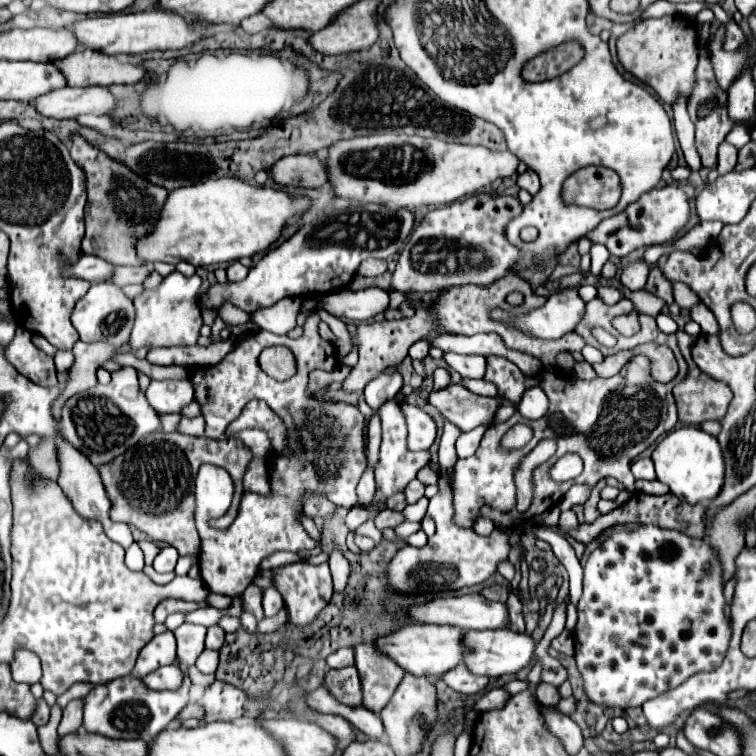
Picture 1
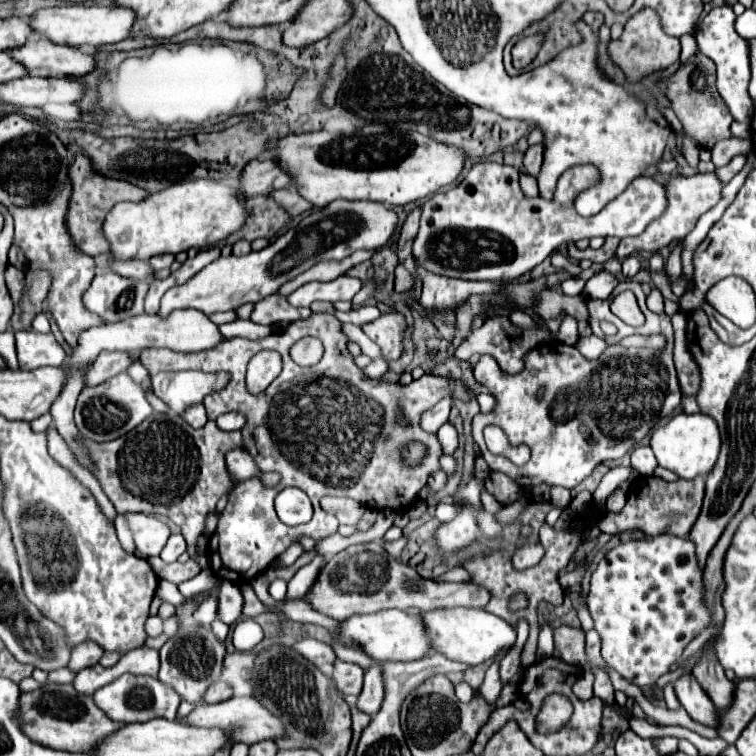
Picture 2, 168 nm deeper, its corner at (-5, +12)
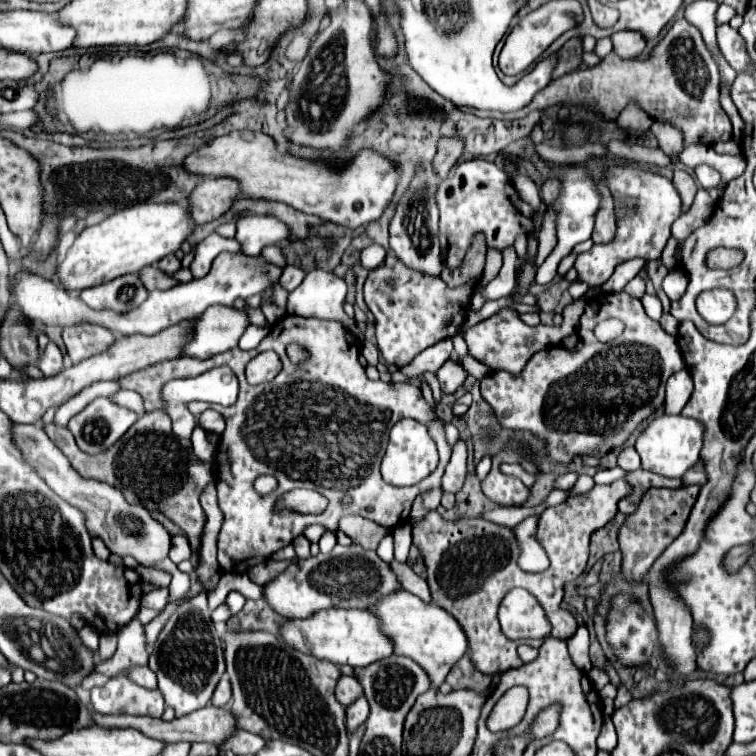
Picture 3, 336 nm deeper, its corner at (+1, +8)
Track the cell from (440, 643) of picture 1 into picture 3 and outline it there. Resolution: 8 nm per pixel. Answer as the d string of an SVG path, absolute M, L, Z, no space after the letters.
M329 608L323 612L315 612L315 616L307 620L283 620L279 634L283 642L291 644L291 648L303 654L335 664L351 664L355 668L373 664L393 654L391 640L379 630L379 620L367 610L357 608Z

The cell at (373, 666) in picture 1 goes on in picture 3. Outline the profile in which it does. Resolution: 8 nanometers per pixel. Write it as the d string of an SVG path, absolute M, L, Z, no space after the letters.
M361 696L357 702L351 704L351 708L347 708L347 730L349 734L355 732L369 716L369 704L365 700L365 696Z

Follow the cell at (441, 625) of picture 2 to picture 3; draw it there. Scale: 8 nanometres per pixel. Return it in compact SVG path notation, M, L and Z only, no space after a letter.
M403 588L395 594L383 596L383 600L377 600L375 604L371 604L371 608L367 608L367 612L375 614L379 618L379 624L381 624L385 636L389 636L389 640L393 642L393 654L415 660L427 672L433 688L439 688L443 684L451 666L467 652L467 636L459 628L457 620L449 612L439 608L437 604L433 604L433 602L425 604L421 598L417 598L415 594L411 594Z

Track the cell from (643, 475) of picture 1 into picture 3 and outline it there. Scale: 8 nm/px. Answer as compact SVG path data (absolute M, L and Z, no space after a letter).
M627 446L627 448L623 448L621 452L619 452L619 456L617 456L617 466L619 468L623 468L623 470L637 470L637 468L641 468L641 462L639 462L639 454L635 452L635 448L633 446Z

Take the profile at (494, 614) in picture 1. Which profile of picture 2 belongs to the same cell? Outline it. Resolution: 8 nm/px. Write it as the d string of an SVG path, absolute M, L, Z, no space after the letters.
M379 542L349 546L347 550L335 554L319 574L315 582L309 602L313 610L335 618L337 622L345 622L351 616L373 614L379 610L419 610L431 612L441 608L479 608L483 610L491 600L489 590L477 584L461 584L461 582L435 582L421 578L411 566L401 564L397 558L387 554Z

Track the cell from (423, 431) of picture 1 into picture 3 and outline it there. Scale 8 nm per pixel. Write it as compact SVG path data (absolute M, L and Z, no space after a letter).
M447 360L439 370L437 370L437 378L441 382L441 390L443 394L453 394L457 388L461 388L467 380L467 370L455 362L455 360Z

